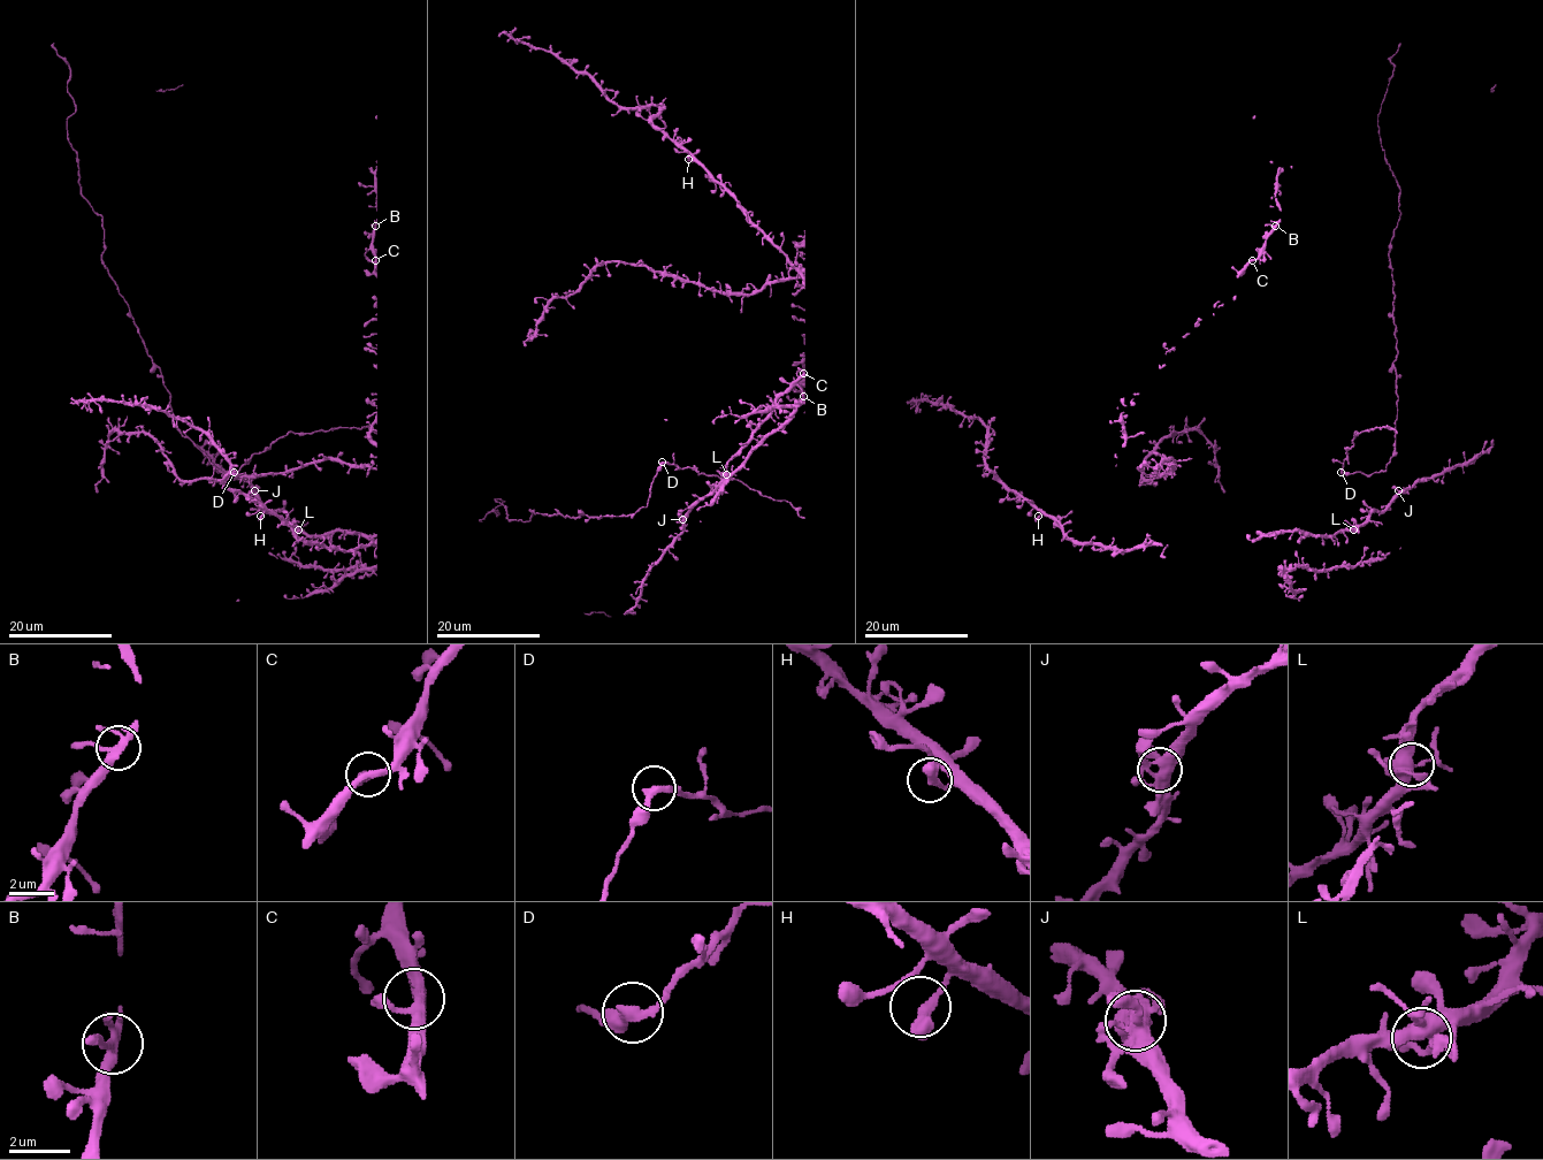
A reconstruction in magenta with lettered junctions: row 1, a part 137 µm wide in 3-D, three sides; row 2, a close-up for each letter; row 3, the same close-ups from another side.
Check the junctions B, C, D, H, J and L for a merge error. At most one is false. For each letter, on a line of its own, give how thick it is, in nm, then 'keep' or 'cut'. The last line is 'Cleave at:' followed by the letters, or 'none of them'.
B: calibre 280 nm; keep
C: calibre 280 nm; keep
D: calibre 300 nm; keep
H: calibre 340 nm; keep
J: calibre 340 nm; keep
L: calibre 480 nm; keep
Cleave at: none of them

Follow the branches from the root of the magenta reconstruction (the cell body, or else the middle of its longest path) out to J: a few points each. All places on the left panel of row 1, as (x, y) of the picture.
J: (295, 526), (282, 511), (267, 511), (254, 490)

